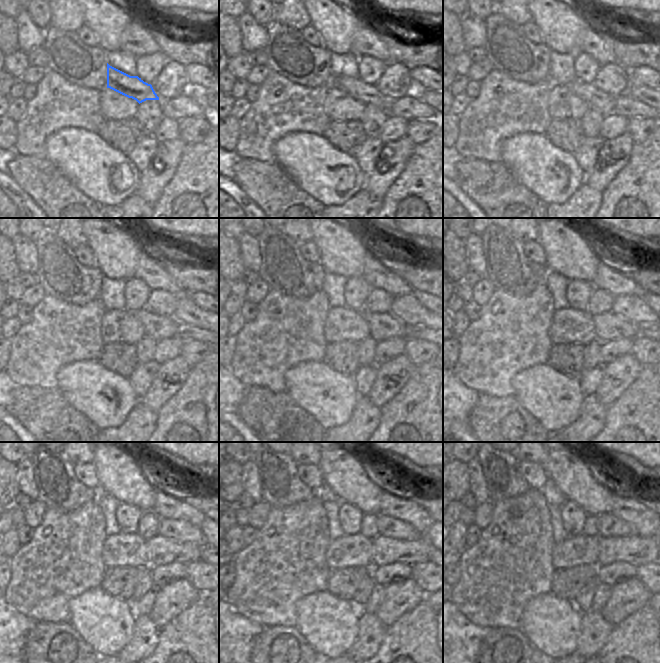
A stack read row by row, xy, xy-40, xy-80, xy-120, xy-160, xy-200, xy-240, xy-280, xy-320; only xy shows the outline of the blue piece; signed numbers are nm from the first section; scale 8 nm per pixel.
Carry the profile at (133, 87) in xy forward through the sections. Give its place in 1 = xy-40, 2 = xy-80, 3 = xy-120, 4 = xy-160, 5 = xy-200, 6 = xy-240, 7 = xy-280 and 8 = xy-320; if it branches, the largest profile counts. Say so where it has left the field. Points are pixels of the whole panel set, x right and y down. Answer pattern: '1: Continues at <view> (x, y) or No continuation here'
1: Continues at xy-40 (367, 93)
2: Continues at xy-80 (595, 98)
3: Continues at xy-120 (159, 327)
4: Continues at xy-160 (381, 326)
5: Continues at xy-200 (608, 326)
6: Continues at xy-240 (161, 550)
7: Continues at xy-280 (386, 550)
8: Continues at xy-320 (635, 549).

